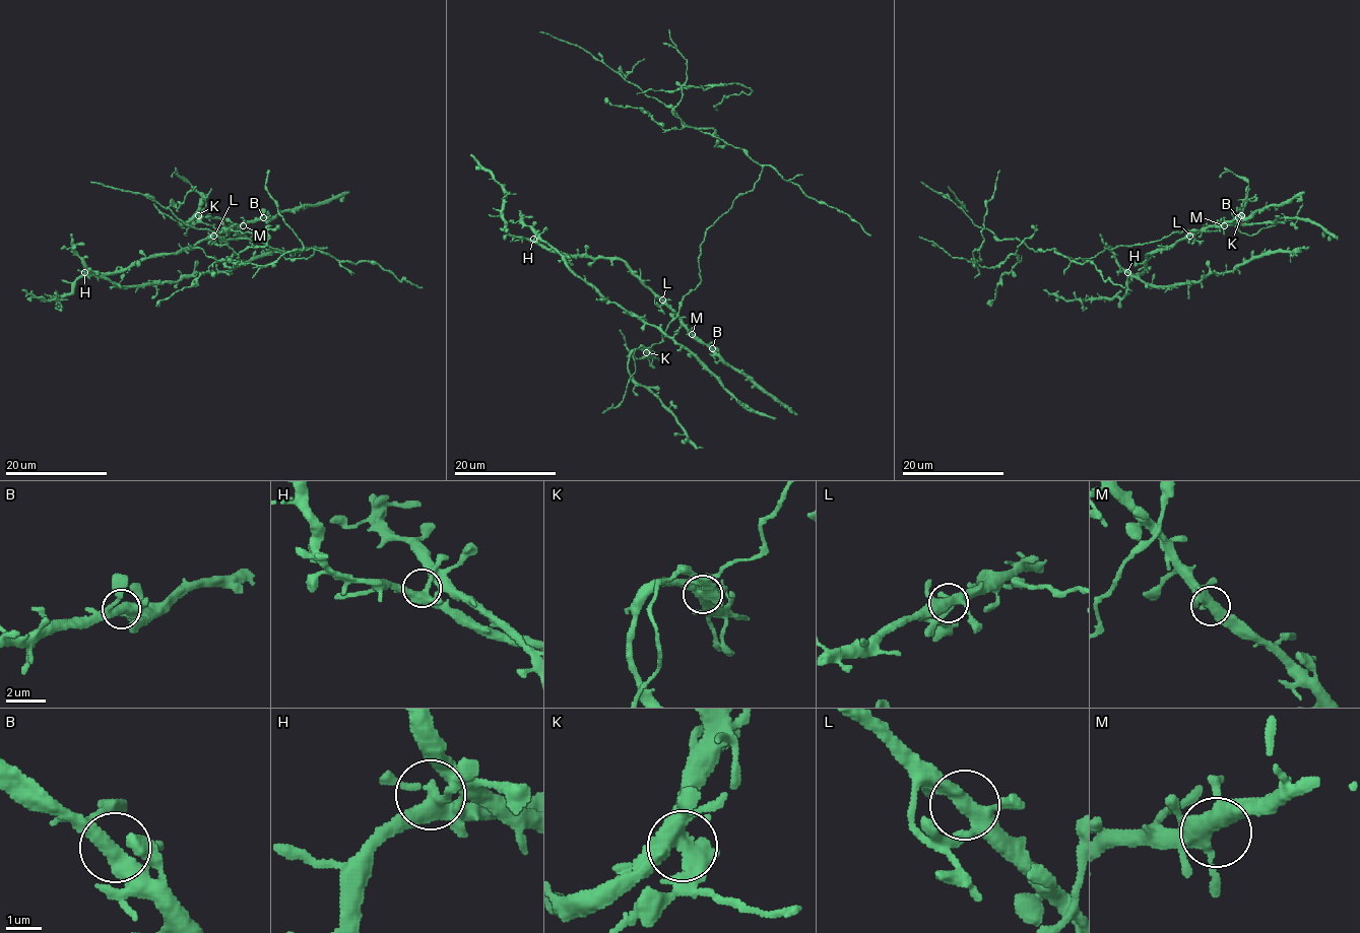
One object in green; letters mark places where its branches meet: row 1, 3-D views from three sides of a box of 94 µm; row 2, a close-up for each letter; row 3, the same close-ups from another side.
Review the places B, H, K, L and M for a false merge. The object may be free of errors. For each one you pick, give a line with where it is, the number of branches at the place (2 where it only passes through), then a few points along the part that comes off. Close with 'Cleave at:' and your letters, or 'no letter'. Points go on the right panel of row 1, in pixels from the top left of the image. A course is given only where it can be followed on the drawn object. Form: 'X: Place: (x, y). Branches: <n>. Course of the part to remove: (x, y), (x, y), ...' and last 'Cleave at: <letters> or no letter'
K: Place: (1241, 215). Branches: 5. Course of the part to remove: (1241, 215), (1219, 230), (1178, 231), (1090, 258), (1021, 243), (980, 267), (972, 253), (999, 170)
Cleave at: K

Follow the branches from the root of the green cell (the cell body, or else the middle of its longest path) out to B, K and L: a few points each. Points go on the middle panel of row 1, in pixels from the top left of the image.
B: (696, 287), (682, 302), (678, 318), (712, 348)
K: (696, 287), (682, 302), (677, 315), (662, 334), (662, 341), (652, 344), (647, 352)
L: (696, 287), (684, 297), (677, 312), (662, 300)

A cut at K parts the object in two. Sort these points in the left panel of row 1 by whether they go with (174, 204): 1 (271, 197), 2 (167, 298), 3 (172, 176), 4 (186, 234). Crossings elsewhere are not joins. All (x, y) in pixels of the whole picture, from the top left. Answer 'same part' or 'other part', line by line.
1: same part
2: same part
3: other part
4: same part

